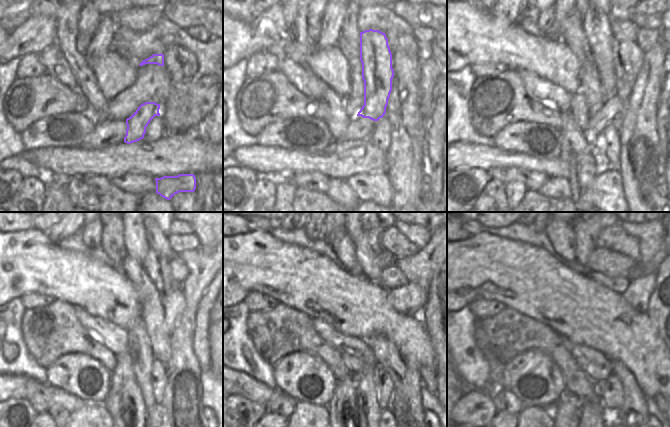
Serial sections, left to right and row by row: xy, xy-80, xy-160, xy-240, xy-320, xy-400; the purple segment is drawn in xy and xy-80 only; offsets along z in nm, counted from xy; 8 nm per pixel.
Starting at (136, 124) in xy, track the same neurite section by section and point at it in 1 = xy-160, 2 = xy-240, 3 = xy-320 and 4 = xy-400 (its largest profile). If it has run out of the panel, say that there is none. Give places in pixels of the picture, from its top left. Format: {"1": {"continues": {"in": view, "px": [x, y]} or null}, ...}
{"1": {"continues": {"in": "xy-160", "px": [596, 26]}}, "2": {"continues": {"in": "xy-240", "px": [137, 246]}}, "3": {"continues": {"in": "xy-320", "px": [356, 232]}}, "4": {"continues": null}}

